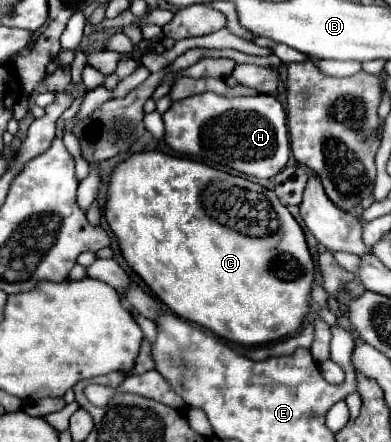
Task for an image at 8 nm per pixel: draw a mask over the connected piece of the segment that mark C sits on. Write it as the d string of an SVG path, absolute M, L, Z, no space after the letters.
M140 151L140 153L132 153L126 161L118 163L112 169L108 191L106 191L104 217L108 221L110 231L118 239L120 253L122 253L124 261L128 263L128 267L134 273L138 273L142 277L142 281L154 291L154 295L164 305L168 305L170 311L176 313L178 317L192 321L192 323L198 323L198 325L214 331L218 337L232 341L232 343L238 343L238 345L246 345L246 347L272 343L276 339L284 339L288 335L294 335L300 329L300 323L302 323L304 315L308 313L308 305L310 305L308 293L310 293L310 287L314 281L314 263L312 263L312 255L308 251L308 245L306 245L306 239L304 239L300 225L294 221L294 217L286 209L286 205L282 205L280 199L276 199L276 193L272 189L266 189L254 181L240 177L240 175L232 175L232 173L214 169L214 167L200 163L200 161L180 159L174 155L166 155L162 151Z

